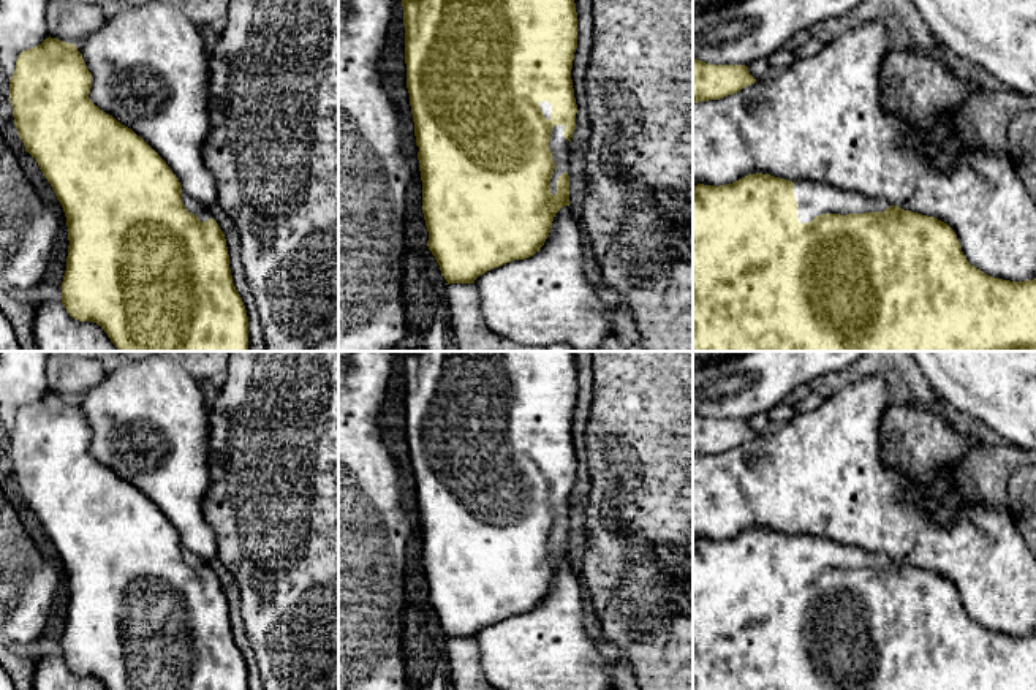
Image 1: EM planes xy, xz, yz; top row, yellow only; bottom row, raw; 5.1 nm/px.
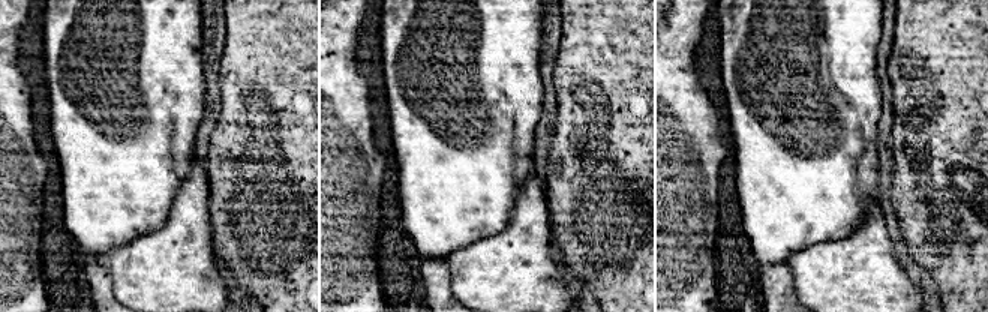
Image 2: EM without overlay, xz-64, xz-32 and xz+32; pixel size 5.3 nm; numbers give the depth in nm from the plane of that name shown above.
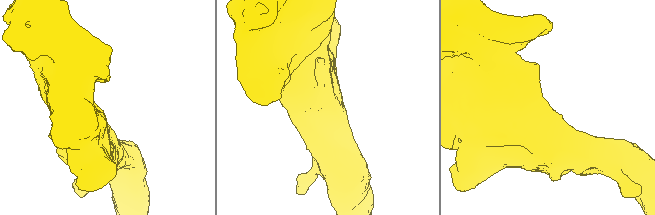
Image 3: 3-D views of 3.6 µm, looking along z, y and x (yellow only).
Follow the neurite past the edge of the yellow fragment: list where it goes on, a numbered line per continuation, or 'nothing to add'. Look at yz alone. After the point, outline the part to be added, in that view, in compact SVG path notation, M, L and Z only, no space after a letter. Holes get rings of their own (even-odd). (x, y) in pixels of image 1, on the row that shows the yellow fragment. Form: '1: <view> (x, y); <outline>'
1: yz (813, 198); M792 180L797 203L797 220L811 222L822 214L884 212L892 204L881 198L870 198L821 180Z

